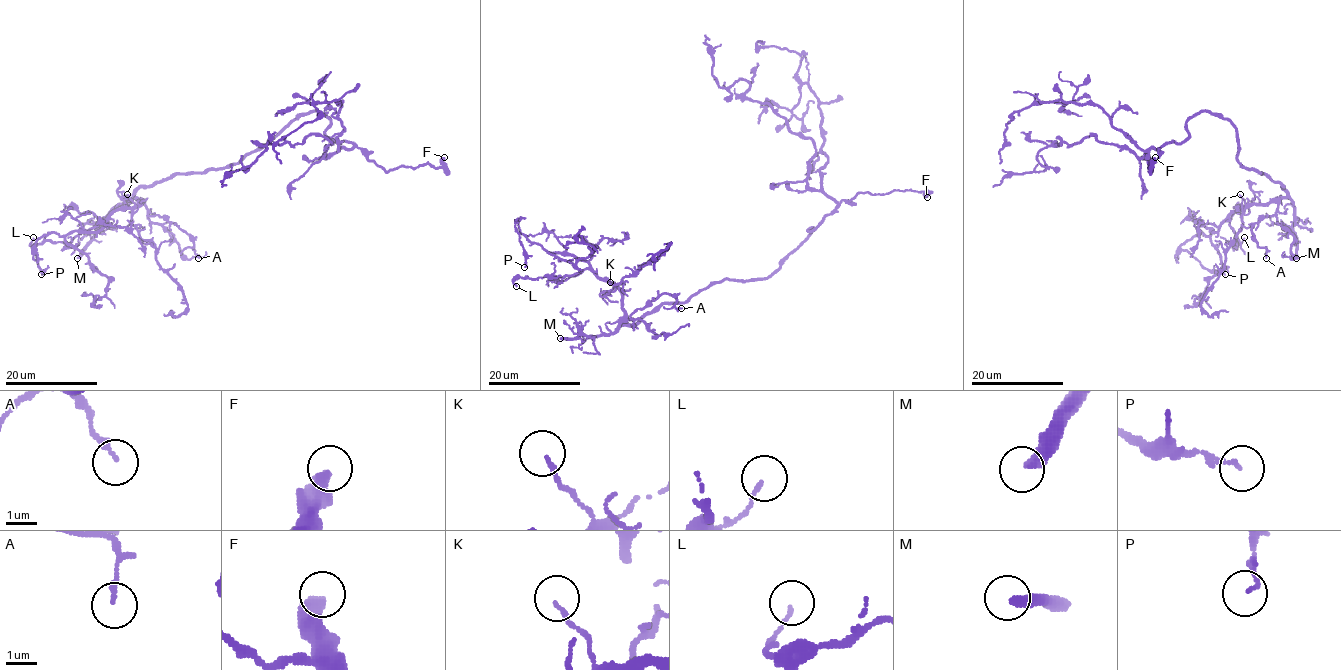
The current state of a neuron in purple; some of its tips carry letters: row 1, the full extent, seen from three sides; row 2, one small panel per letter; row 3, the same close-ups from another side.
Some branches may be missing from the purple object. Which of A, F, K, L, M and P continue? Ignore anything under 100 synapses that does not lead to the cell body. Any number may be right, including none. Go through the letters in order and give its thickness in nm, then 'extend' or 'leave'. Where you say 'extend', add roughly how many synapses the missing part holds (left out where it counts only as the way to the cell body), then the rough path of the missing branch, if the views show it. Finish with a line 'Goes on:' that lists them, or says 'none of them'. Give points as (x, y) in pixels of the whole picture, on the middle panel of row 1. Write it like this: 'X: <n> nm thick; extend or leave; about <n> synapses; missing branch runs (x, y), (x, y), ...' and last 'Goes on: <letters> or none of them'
A: 160 nm thick; leave
F: 480 nm thick; leave
K: 140 nm thick; leave
L: 110 nm thick; leave
M: 360 nm thick; extend; about 120 synapses; missing branch runs (560, 338), (527, 318), (536, 302), (530, 283), (600, 224), (600, 192), (560, 157)
P: 120 nm thick; leave
Goes on: M

